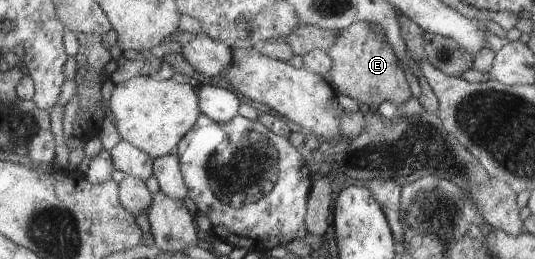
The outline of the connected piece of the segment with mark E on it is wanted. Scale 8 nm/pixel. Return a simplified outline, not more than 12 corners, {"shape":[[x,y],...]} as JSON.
{"shape":[[369,22],[327,50],[337,92],[395,107],[412,98],[395,48]]}

